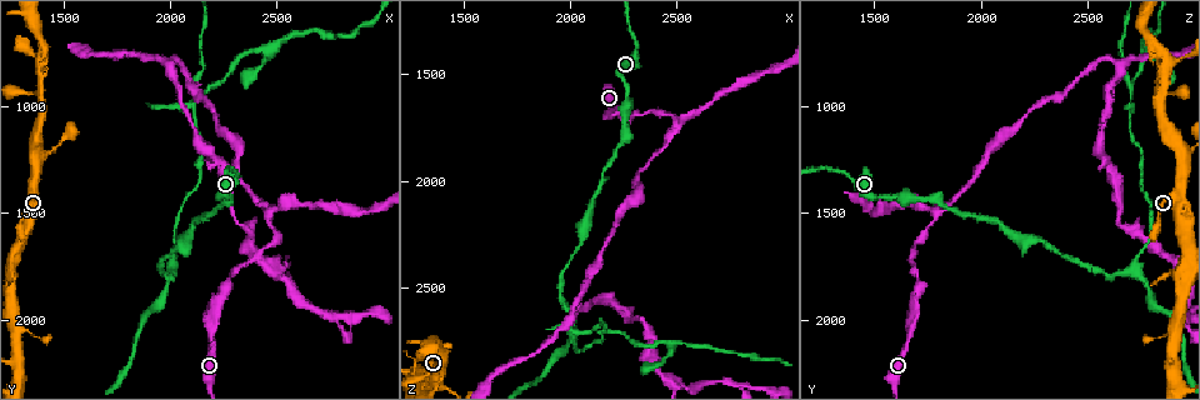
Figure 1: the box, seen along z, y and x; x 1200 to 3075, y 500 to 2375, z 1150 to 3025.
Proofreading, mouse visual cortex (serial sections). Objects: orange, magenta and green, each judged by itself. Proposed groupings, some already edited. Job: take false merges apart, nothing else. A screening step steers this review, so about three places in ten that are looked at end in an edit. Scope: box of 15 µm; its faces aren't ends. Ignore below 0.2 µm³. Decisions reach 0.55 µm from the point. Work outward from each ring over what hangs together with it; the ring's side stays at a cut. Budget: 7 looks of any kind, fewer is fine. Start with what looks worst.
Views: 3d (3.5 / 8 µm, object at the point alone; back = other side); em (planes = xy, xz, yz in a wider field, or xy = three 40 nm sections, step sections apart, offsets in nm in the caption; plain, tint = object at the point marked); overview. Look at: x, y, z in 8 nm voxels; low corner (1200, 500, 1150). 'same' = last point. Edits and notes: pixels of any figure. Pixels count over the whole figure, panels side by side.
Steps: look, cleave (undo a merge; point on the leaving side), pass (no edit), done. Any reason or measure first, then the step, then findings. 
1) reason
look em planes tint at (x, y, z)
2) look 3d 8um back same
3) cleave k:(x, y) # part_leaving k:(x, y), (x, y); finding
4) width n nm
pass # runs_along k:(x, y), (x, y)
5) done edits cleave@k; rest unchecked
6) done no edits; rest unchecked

narrows sharply
look 3d 8um at (2450, 1500, 1790)

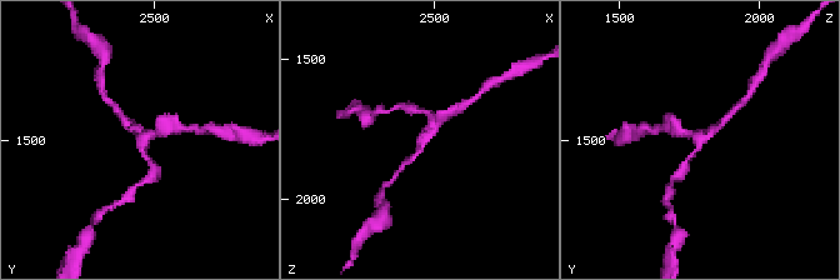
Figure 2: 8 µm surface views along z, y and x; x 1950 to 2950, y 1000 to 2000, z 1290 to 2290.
look 3d 3.5um at (2450, 1500, 1780)

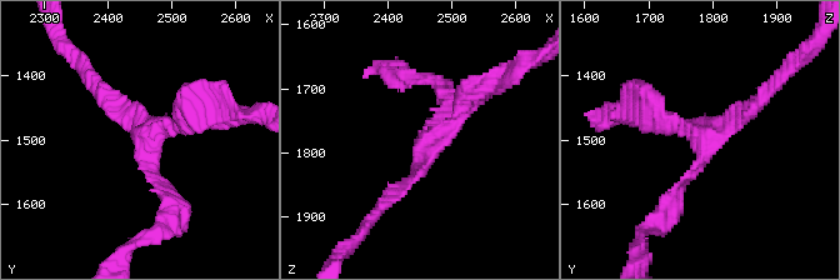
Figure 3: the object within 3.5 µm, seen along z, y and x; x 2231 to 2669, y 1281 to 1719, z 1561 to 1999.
arms 3; arm_widths 150, 200, 200 nm; now the EM
look em xy step 3 tint at (2455, 1505, 1790)

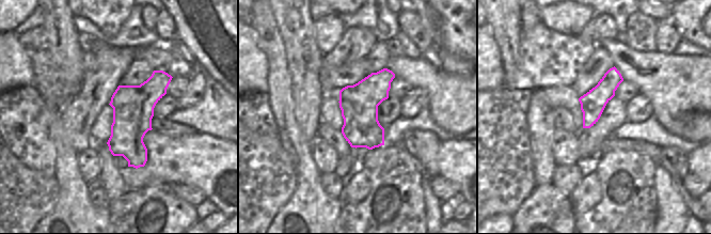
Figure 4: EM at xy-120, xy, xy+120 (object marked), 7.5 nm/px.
pass # one cell here

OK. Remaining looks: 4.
three-way junction
look 3d 3.5um at (2770, 1970, 2960)

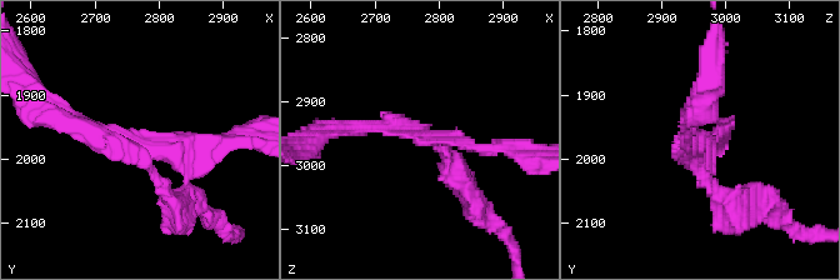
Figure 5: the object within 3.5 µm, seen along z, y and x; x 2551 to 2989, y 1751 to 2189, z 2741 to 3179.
look em xy step 3 tint at (2765, 1980, 2945)

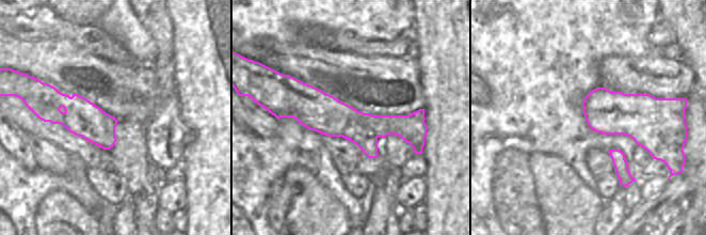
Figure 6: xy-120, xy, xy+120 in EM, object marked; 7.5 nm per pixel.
look em xy step 2 tint same

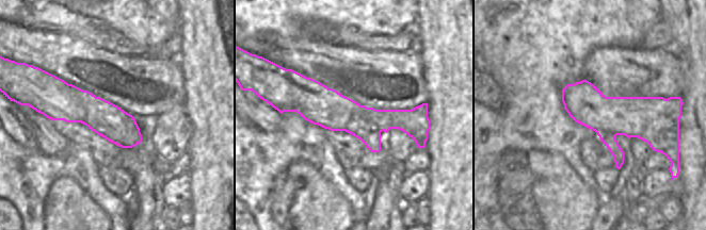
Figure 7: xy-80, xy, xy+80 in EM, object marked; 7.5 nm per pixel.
width 300 nm
pass # runs_along 5:(63, 115), (128, 149), (215, 145); one cell here

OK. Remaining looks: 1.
done no edits; rest unchecked

